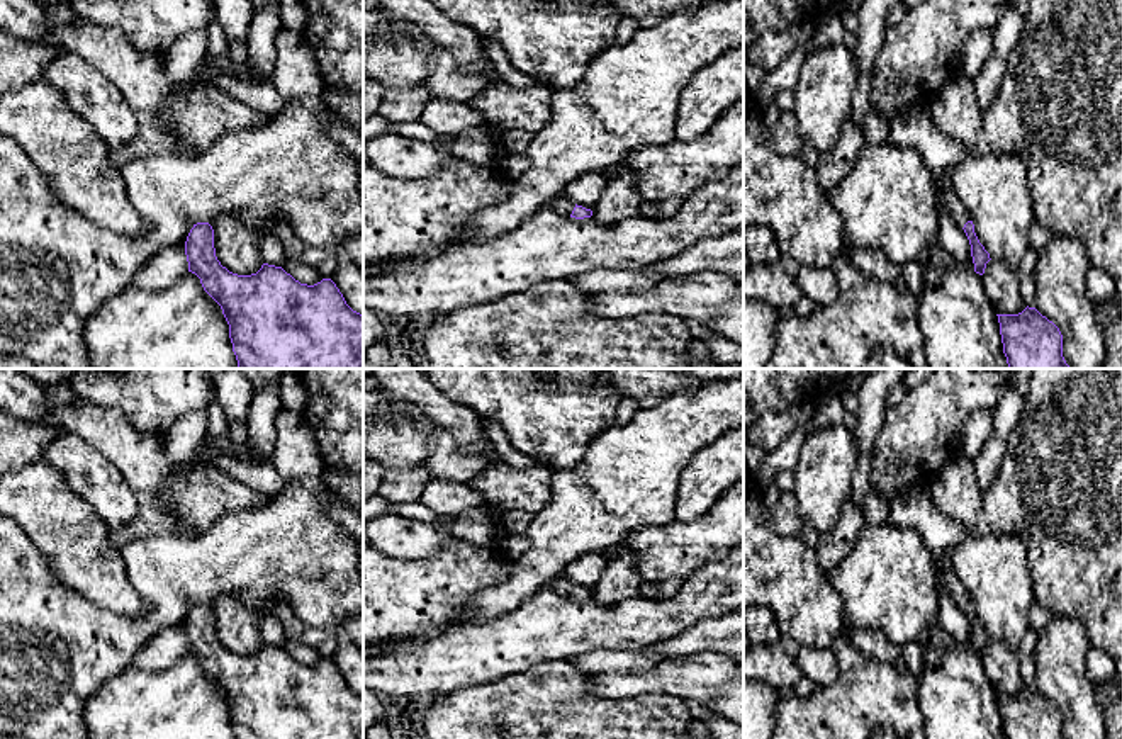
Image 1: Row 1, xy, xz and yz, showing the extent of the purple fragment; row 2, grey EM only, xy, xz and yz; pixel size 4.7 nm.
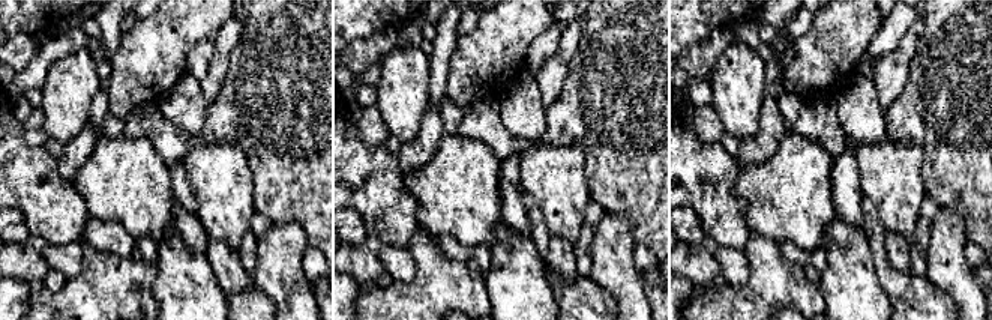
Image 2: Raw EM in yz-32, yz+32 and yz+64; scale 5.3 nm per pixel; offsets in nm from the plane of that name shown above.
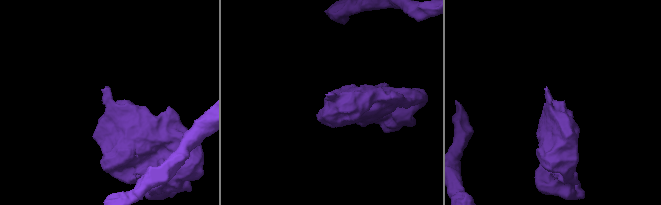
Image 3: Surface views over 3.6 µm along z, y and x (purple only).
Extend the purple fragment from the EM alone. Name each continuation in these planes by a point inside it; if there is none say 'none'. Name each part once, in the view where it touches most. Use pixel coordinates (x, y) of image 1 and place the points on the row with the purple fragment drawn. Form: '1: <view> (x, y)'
1: xz (560, 203)

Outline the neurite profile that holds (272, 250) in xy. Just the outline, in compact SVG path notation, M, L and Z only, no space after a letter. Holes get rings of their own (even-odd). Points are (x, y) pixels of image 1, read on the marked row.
M272 233L263 234L261 243L260 243L260 251L263 257L263 263L283 268L287 257L285 257L285 250L277 236L273 236Z

